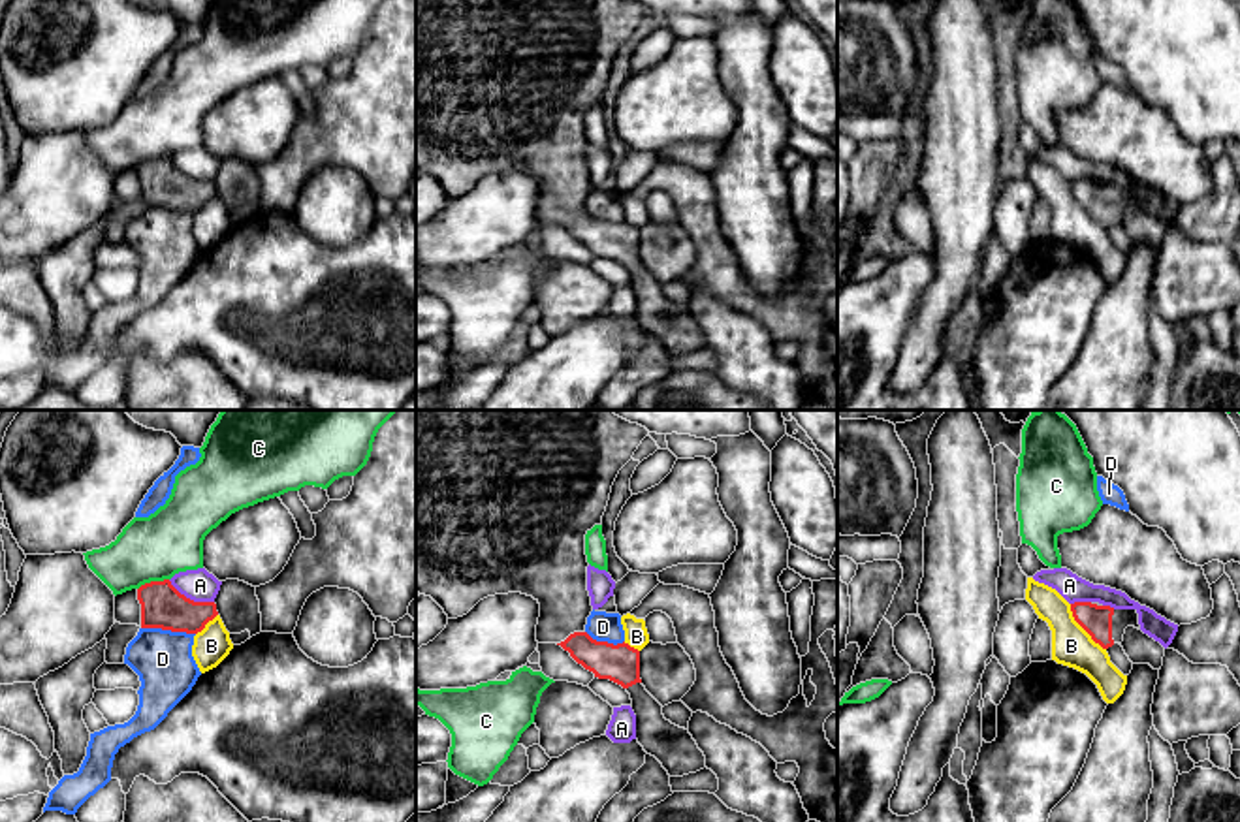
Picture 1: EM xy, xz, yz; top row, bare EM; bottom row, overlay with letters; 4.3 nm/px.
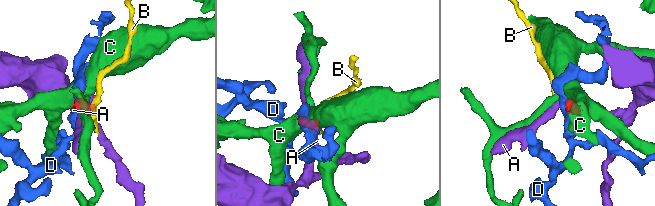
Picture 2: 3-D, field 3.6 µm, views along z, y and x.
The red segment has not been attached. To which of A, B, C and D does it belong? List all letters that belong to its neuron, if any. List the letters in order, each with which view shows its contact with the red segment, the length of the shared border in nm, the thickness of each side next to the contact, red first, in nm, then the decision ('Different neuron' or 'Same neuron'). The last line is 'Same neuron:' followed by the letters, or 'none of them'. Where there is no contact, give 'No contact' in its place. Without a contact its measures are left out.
A: Touches red in xy. Shared border 220 nm. Thickness 190 nm (red) against 140 nm. Different neuron
B: Touches red in yz. Shared border 260 nm. Thickness 130 nm (red) against 180 nm. Different neuron
C: Touches red in xy. Shared border 140 nm. Thickness 190 nm (red) against 280 nm. Different neuron
D: Touches red in xy. Shared border 240 nm. Thickness 190 nm (red) against 260 nm. Different neuron
Same neuron: none of them

